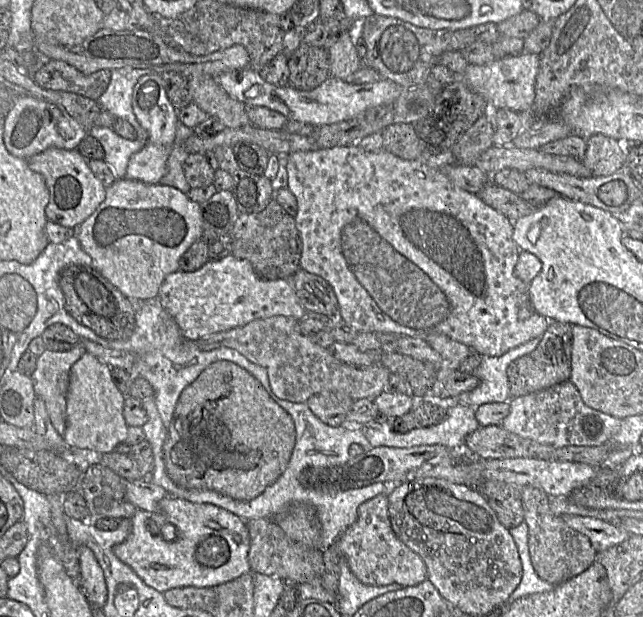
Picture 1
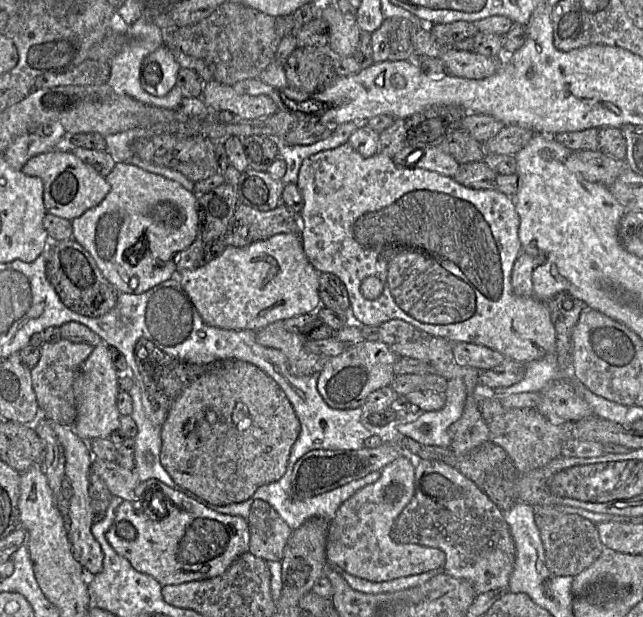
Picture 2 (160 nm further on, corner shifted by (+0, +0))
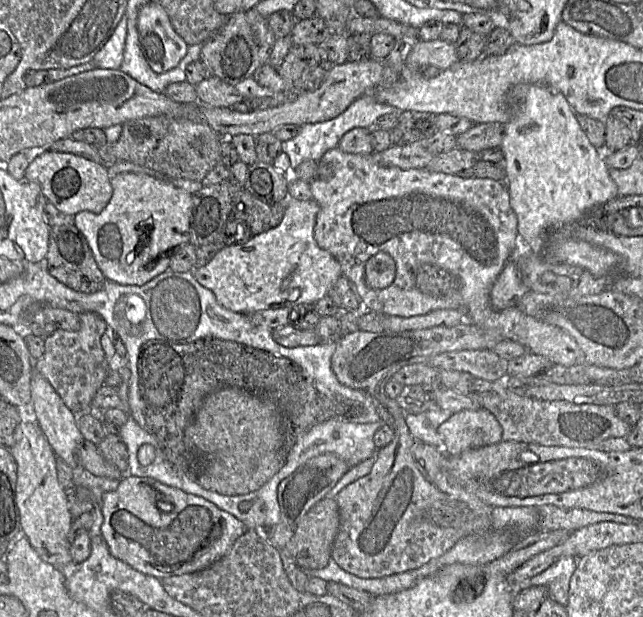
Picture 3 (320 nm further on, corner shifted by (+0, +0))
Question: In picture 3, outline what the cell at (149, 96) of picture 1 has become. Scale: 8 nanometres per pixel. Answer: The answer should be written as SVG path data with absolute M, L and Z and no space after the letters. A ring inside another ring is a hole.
M147 2L141 7L137 29L144 59L155 73L173 69L186 55L189 45L174 30L159 4Z

